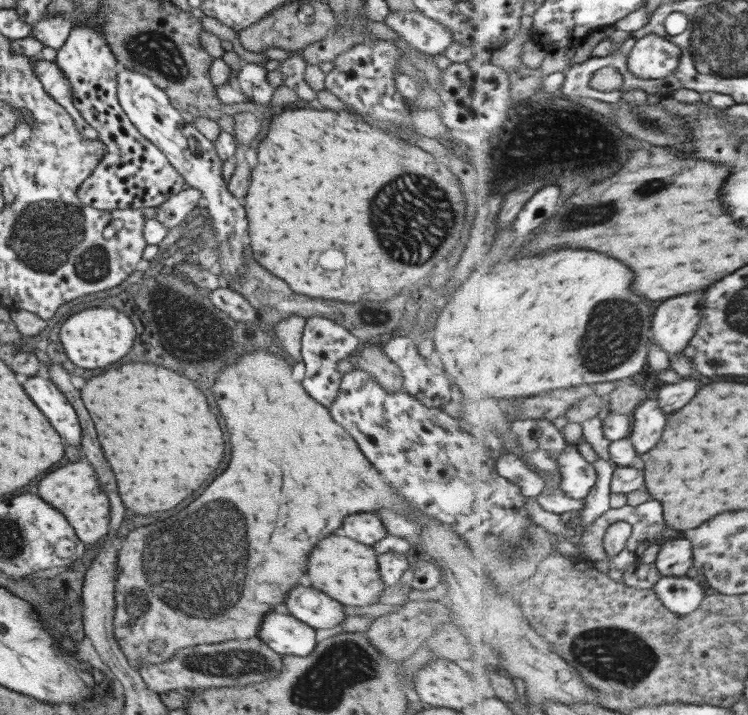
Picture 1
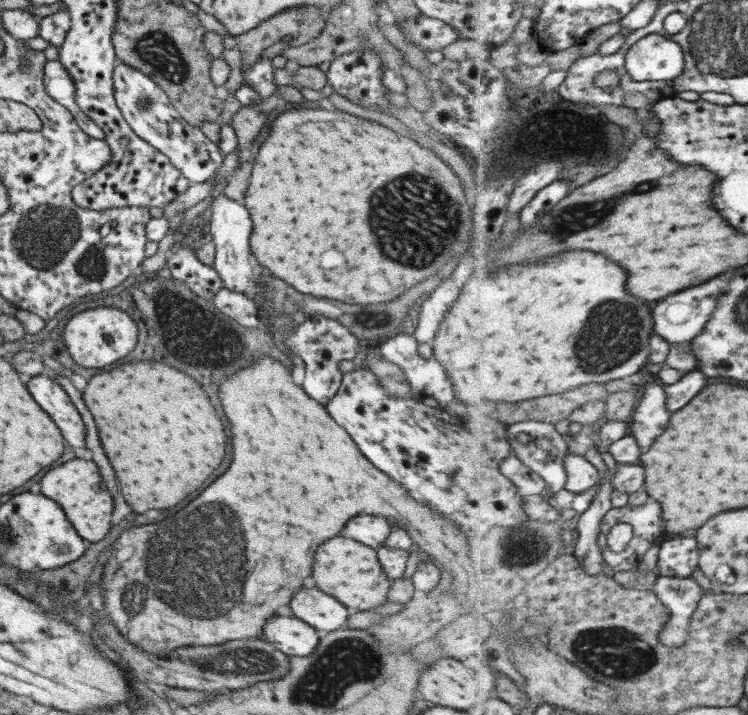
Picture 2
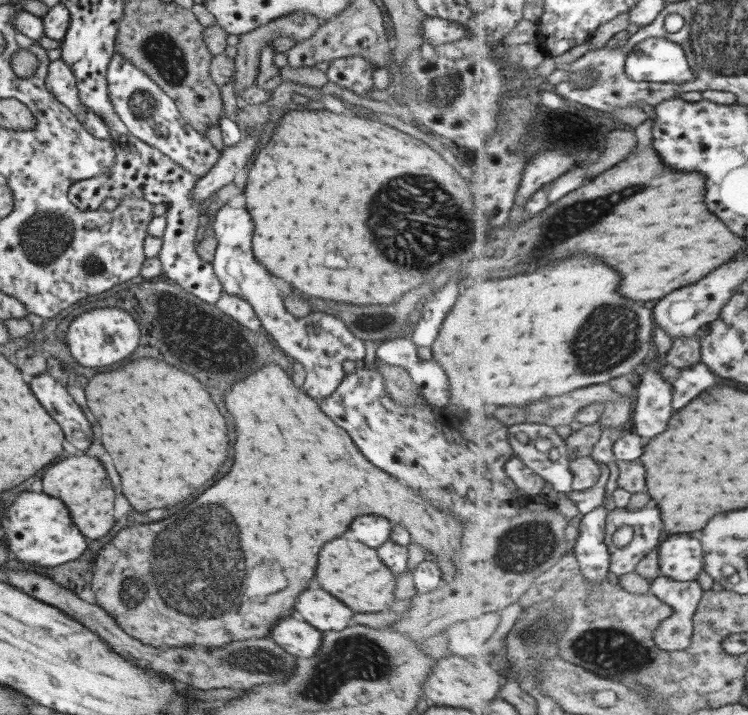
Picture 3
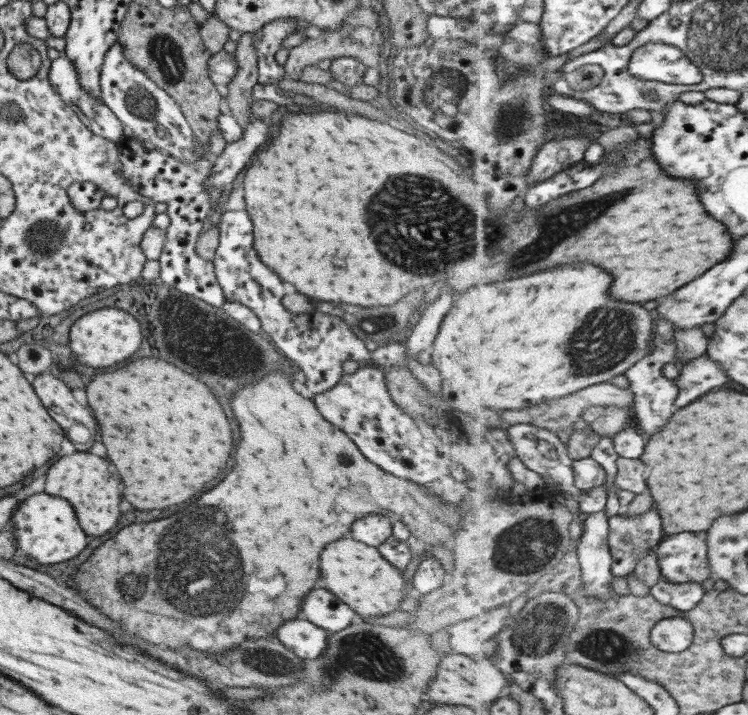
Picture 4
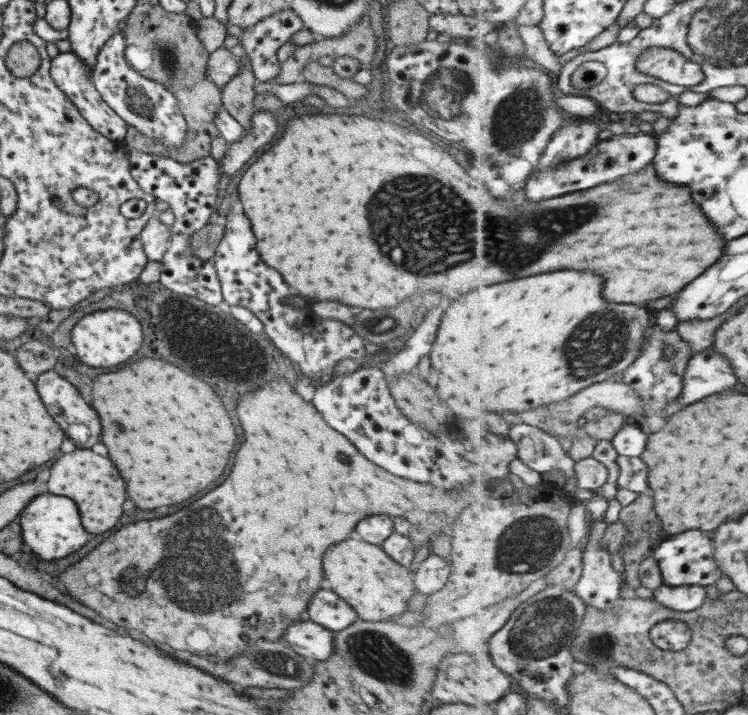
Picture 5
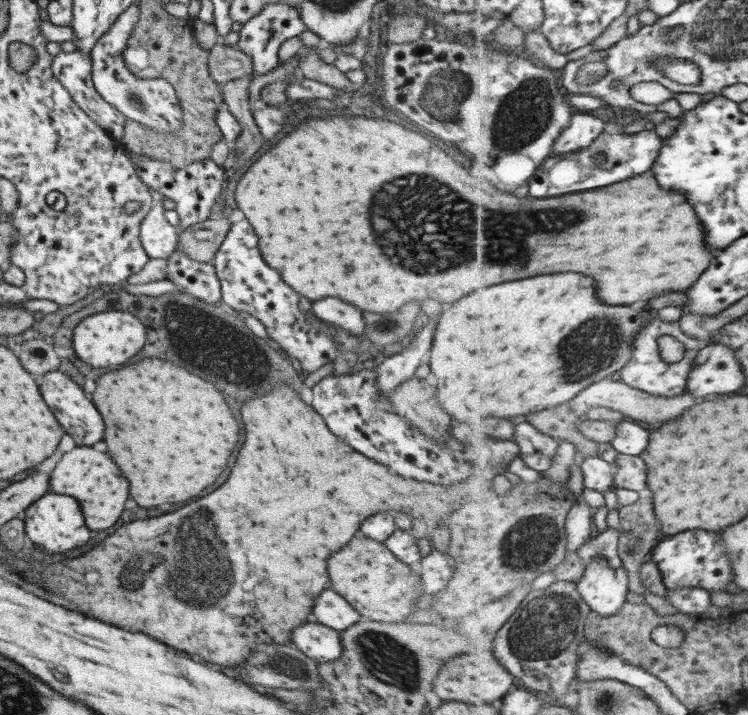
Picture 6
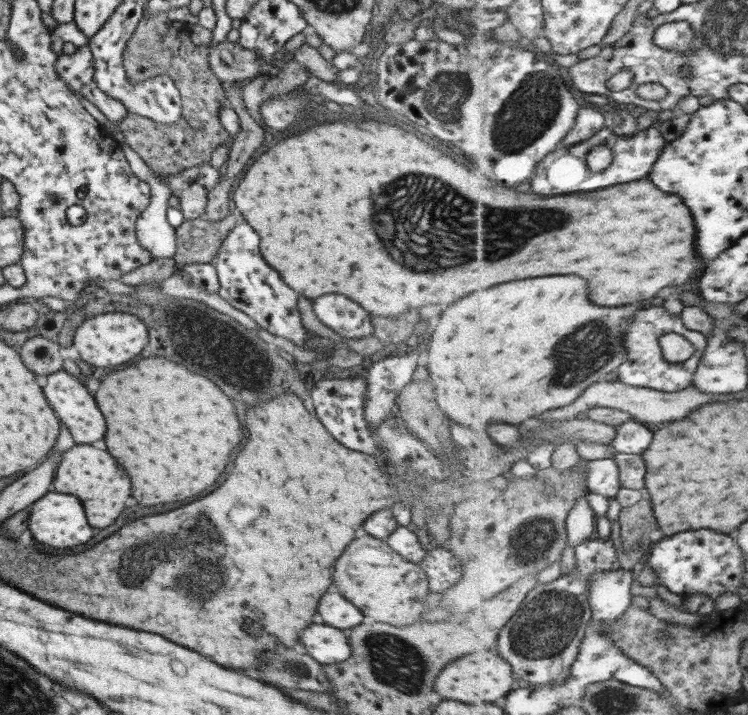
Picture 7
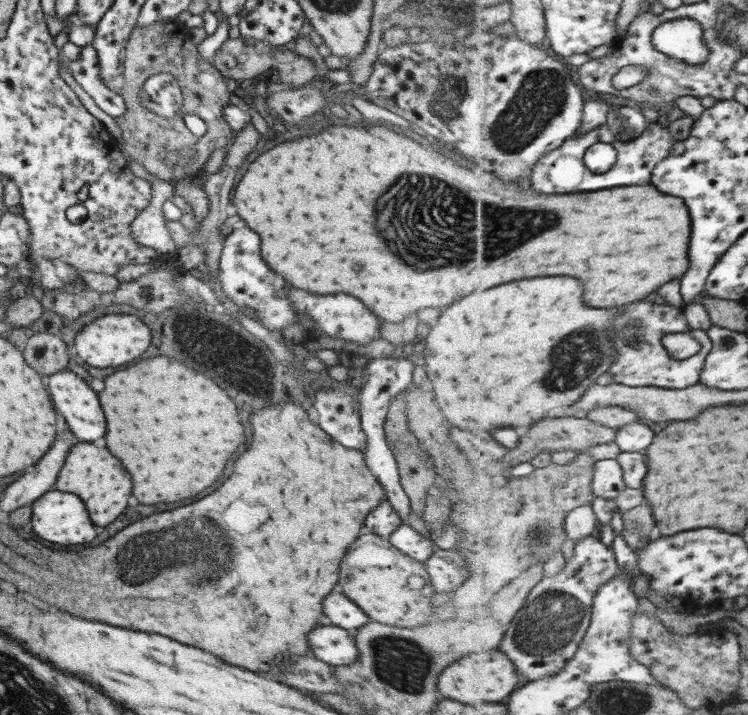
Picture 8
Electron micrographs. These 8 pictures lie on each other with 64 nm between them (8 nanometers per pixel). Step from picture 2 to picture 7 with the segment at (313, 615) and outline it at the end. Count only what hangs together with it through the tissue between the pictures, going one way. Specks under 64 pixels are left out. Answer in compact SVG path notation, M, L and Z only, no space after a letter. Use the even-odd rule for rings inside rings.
M325 592L321 596L317 612L319 612L323 624L329 624L339 630L343 630L343 628L349 630L363 620L361 612L355 606L351 606L341 594L335 594L335 592L333 594Z

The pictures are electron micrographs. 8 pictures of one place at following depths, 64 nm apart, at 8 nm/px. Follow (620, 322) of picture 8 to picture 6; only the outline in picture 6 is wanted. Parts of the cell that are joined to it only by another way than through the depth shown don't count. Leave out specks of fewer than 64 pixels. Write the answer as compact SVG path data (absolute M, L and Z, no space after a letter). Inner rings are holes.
M651 311L647 315L647 320L643 323L643 327L639 329L639 335L635 335L634 358L620 371L620 380L633 388L643 389L643 391L655 395L664 397L682 395L687 389L687 382L690 379L691 371L694 370L695 360L698 358L702 348L703 344L697 342L697 337L687 335L683 331L679 321L665 322L665 320L659 318L656 311ZM665 335L675 336L679 341L685 343L687 356L681 362L669 363L663 360L659 338Z

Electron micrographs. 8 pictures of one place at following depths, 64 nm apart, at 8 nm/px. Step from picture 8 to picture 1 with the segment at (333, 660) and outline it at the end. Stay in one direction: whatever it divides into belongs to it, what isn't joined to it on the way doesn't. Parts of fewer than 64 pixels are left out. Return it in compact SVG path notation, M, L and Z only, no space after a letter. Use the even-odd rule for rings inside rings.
M277 609L263 616L256 636L273 652L280 655L307 656L317 643L314 628L291 615L277 613Z

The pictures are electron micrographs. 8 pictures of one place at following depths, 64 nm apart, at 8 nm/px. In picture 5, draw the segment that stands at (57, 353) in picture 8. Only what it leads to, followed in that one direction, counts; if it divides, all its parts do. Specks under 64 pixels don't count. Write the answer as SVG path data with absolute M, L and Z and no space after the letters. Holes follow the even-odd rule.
M24 337L17 343L16 362L25 374L41 374L53 368L56 352L47 340Z

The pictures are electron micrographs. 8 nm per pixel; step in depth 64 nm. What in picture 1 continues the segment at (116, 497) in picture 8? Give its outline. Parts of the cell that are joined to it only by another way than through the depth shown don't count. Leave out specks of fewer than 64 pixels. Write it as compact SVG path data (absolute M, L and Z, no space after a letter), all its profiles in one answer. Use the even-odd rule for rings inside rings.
M73 462L49 472L37 484L37 494L65 516L65 520L75 530L75 536L88 547L99 543L103 539L101 536L105 536L109 524L109 502L107 496L101 492L95 480L95 472L89 464Z

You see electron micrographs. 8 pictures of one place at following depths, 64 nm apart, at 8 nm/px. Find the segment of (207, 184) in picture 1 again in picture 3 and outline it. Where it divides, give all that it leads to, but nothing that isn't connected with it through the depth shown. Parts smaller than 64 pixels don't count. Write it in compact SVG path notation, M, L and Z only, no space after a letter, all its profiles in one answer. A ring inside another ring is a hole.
M114 52L107 63L105 82L107 82L107 99L113 107L113 112L126 126L130 133L129 137L138 138L156 148L197 178L209 172L219 152L205 135L199 134L185 122L173 100L162 92L143 71L135 68L119 53ZM226 203L216 211L211 224L216 246L209 264L221 284L222 292L245 300L253 308L261 329L273 338L273 342L285 355L293 361L297 360L303 366L305 377L301 390L305 390L305 394L315 400L327 397L343 378L341 364L345 360L355 361L365 356L363 341L357 338L341 320L330 314L312 311L309 316L298 318L293 317L283 307L279 288L271 282L267 270L251 254L253 222L251 218L239 218L239 216L241 212L233 210Z

